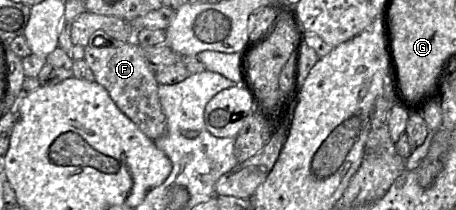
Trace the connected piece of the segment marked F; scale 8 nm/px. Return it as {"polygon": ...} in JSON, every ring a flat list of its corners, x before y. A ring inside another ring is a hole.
{"polygon":[[97,30,84,47,84,60,92,70,95,81,102,85,109,93,117,107,151,140,156,140,167,134,167,118,163,112,158,95,159,84,155,73,148,67,141,54,140,46,135,40,118,42,111,38,105,47,95,47,93,41,98,35,106,33]]}

